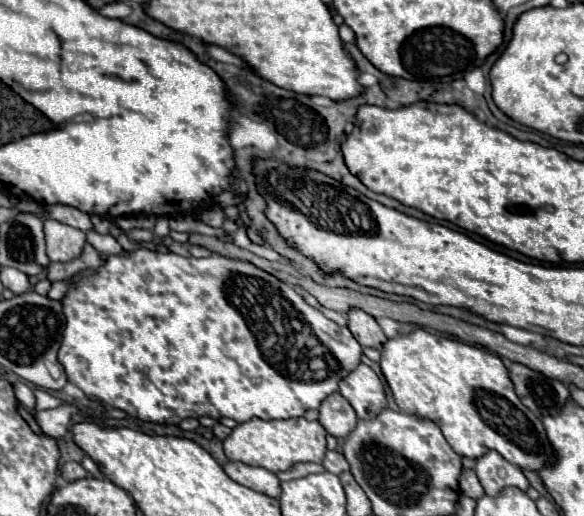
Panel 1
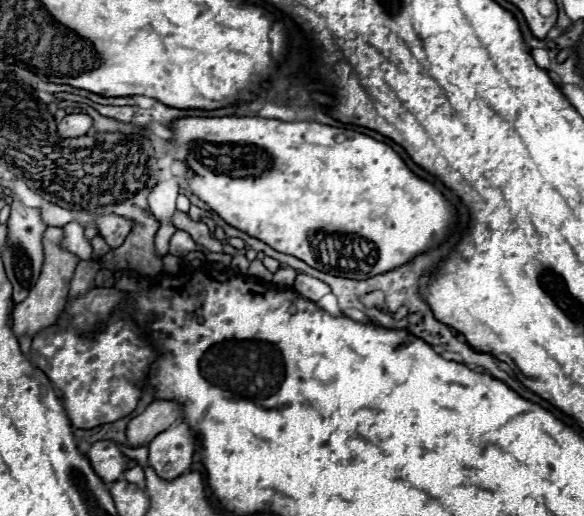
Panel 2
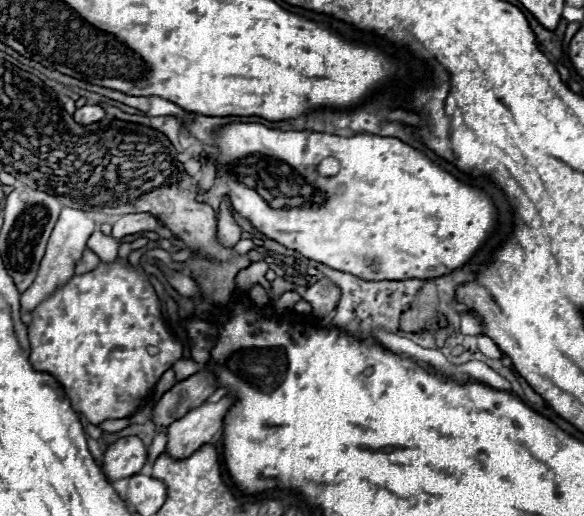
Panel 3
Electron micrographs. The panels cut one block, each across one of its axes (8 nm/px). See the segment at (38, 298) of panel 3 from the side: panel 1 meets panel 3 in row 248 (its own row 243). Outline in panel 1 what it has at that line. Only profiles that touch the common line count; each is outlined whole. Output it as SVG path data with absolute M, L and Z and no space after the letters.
M44 220L44 234L46 234L46 254L50 262L68 262L80 256L82 246L86 242L86 234L74 226L62 224L58 220Z

